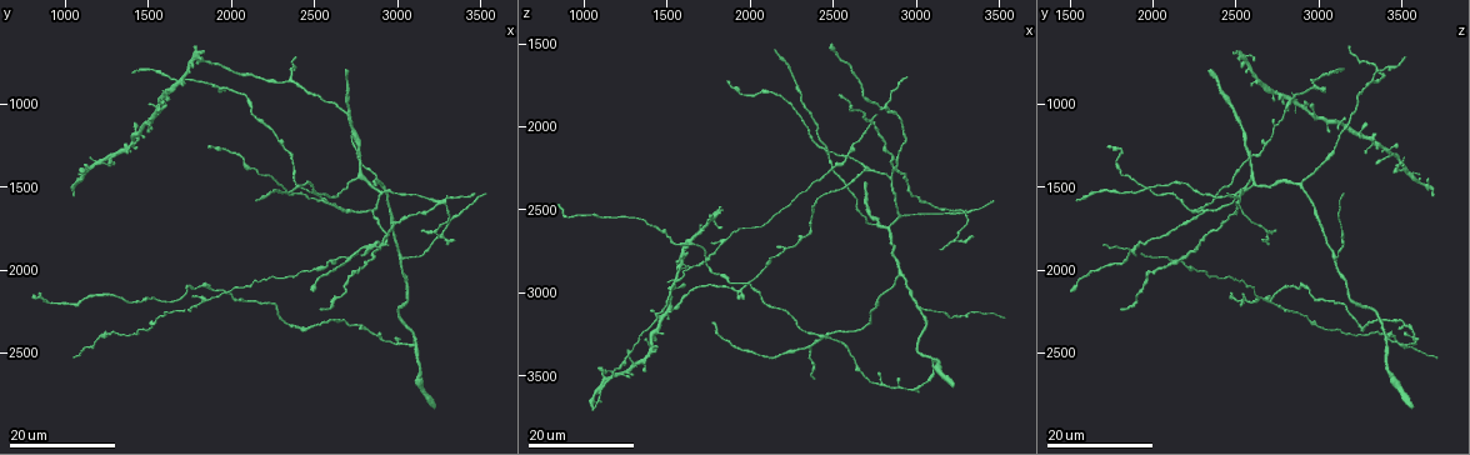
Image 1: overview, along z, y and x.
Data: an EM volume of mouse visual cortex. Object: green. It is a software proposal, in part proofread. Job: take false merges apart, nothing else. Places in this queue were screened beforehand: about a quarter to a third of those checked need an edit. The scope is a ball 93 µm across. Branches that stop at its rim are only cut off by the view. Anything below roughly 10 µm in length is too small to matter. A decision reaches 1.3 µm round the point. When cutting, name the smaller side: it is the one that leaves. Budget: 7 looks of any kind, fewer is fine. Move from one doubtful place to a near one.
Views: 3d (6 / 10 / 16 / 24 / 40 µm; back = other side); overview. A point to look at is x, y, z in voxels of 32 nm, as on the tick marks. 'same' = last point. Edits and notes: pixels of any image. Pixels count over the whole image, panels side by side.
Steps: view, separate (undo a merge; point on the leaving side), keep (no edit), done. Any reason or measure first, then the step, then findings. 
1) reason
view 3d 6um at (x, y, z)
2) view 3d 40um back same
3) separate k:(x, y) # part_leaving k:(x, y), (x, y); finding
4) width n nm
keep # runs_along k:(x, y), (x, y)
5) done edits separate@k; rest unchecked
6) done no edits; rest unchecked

thick turns thin
view 3d 16um at (2760, 2320, 3560)

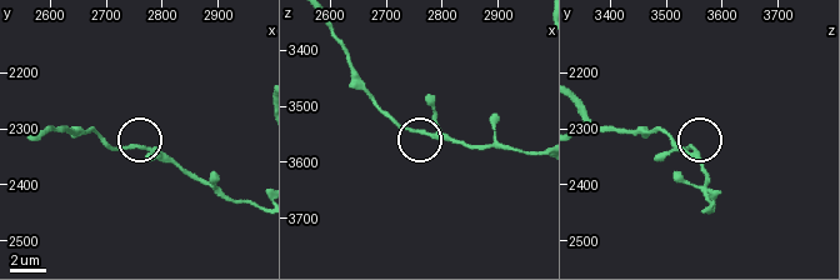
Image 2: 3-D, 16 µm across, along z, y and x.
view 3d 6um at (2775, 2340, 3555)

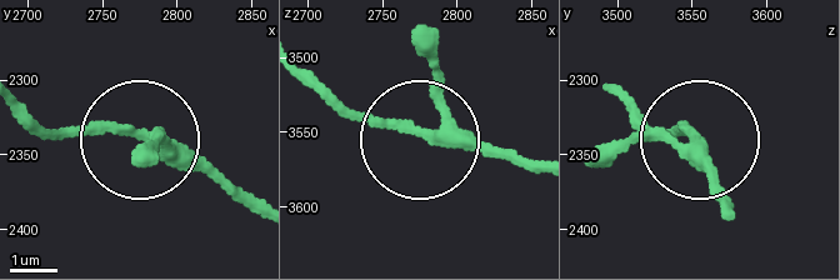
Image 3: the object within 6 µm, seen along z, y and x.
arms 3
keep # runs_along 3:(534, 165), (475, 141), (355, 121), (311, 85); one neuron here

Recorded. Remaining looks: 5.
a fork
view 3d 16um at (3100, 2420, 3420)

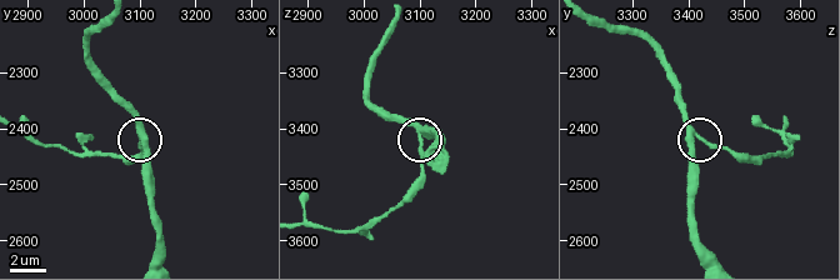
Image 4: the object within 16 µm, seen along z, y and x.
view 3d 10um at (3105, 2415, 3420)

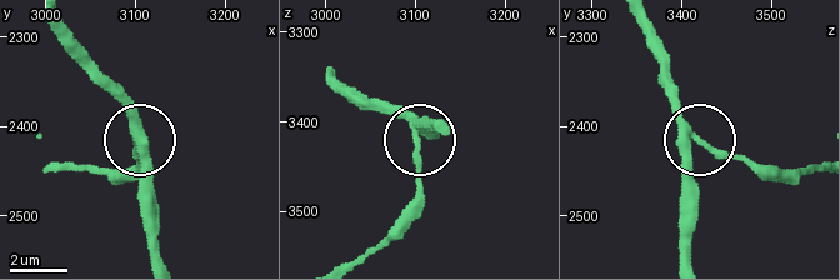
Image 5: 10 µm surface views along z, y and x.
arms 3
keep # continuous, no second neuron

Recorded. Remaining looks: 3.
three-way junction
view 3d 24um at (2900, 1540, 2540)

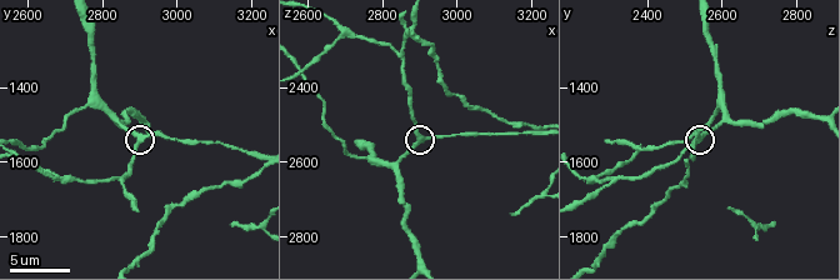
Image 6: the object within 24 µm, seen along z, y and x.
view 3d 10um at (2900, 1540, 2530)

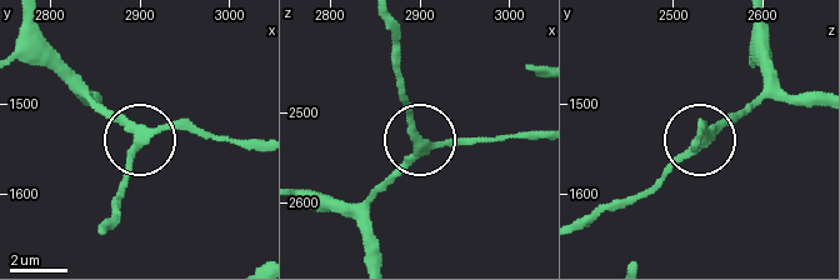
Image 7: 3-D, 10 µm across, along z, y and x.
side_arm 56 um
keep # runs_along 7:(376, 256), (369, 206), (398, 163), (426, 141), (489, 141); continuous, no second neuron

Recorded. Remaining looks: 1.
done no edits; rest unchecked

